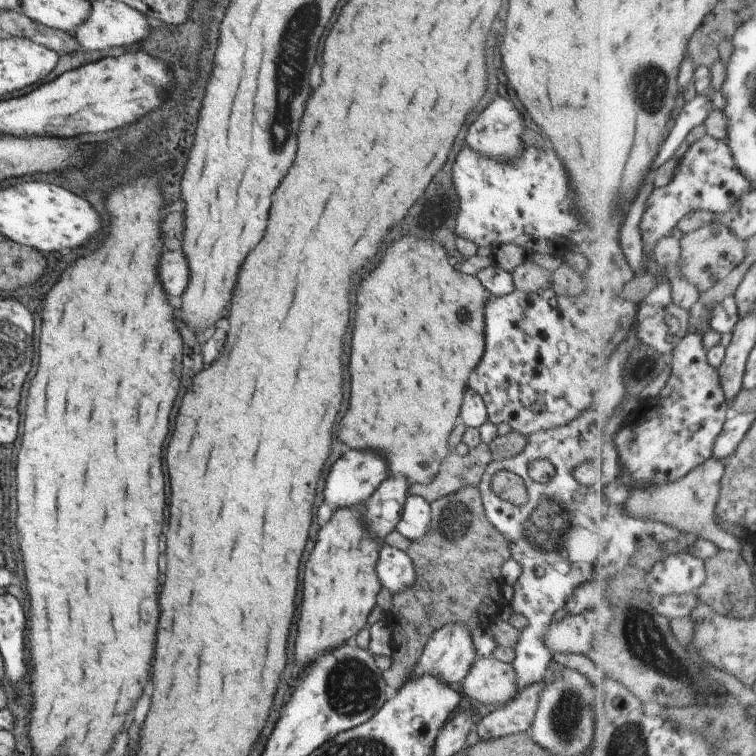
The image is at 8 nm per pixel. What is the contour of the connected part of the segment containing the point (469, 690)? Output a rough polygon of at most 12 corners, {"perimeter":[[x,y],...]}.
{"perimeter":[[478,658],[461,684],[484,708],[518,695],[512,665]]}

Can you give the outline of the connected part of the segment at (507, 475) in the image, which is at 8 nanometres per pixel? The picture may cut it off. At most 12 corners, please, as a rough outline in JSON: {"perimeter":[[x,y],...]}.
{"perimeter":[[496,468],[490,490],[496,499],[524,508],[528,484],[506,468]]}

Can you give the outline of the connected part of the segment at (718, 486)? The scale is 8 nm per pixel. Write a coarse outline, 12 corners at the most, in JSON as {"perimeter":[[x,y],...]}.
{"perimeter":[[726,458],[680,481],[634,488],[624,510],[721,550],[742,542],[720,524]]}

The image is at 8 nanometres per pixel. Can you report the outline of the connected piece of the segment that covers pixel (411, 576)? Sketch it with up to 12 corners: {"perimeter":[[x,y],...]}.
{"perimeter":[[383,544],[376,576],[400,594],[413,588],[416,572],[407,552]]}

